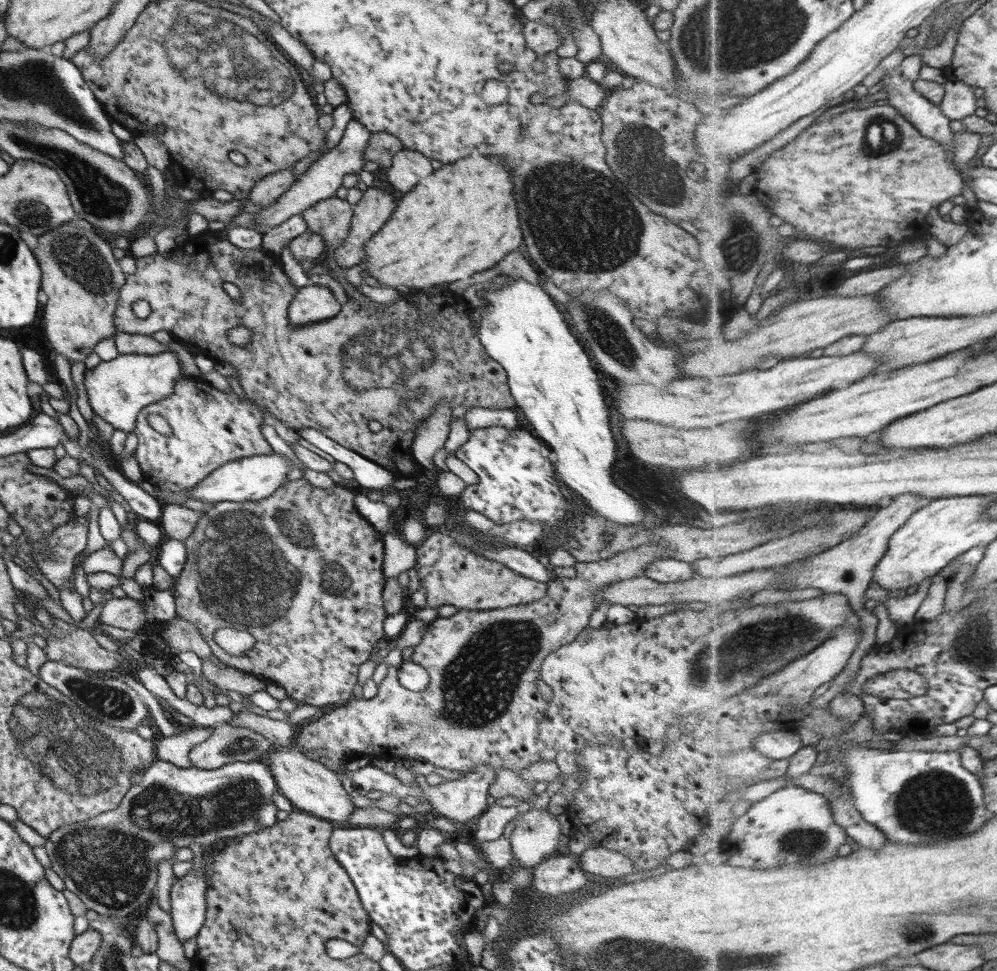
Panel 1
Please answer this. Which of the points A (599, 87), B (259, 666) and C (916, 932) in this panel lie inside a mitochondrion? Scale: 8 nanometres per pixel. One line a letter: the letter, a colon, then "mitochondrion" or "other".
A: other
B: other
C: mitochondrion

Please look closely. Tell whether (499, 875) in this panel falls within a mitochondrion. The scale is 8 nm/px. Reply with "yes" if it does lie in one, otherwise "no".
no

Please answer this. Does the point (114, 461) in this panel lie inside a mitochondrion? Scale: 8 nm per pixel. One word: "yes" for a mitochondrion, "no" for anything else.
no

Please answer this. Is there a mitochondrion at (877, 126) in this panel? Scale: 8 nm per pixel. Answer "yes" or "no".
yes

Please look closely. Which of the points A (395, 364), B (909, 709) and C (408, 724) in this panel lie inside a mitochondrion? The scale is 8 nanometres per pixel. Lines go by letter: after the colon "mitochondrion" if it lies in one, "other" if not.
A: mitochondrion
B: other
C: mitochondrion

